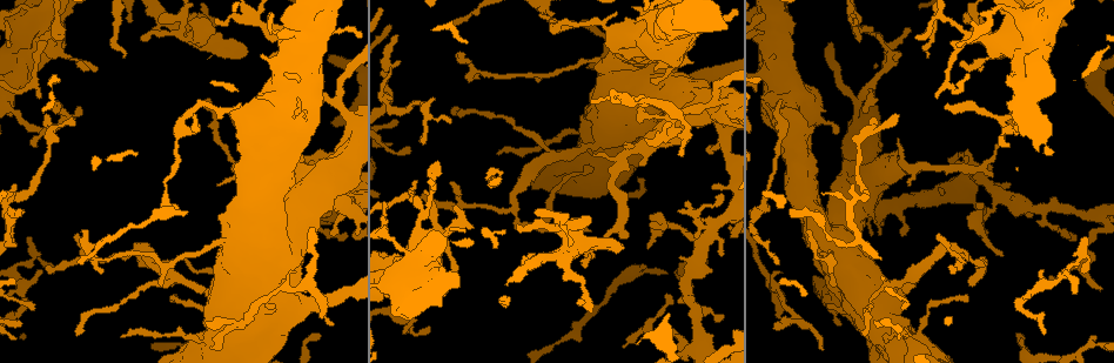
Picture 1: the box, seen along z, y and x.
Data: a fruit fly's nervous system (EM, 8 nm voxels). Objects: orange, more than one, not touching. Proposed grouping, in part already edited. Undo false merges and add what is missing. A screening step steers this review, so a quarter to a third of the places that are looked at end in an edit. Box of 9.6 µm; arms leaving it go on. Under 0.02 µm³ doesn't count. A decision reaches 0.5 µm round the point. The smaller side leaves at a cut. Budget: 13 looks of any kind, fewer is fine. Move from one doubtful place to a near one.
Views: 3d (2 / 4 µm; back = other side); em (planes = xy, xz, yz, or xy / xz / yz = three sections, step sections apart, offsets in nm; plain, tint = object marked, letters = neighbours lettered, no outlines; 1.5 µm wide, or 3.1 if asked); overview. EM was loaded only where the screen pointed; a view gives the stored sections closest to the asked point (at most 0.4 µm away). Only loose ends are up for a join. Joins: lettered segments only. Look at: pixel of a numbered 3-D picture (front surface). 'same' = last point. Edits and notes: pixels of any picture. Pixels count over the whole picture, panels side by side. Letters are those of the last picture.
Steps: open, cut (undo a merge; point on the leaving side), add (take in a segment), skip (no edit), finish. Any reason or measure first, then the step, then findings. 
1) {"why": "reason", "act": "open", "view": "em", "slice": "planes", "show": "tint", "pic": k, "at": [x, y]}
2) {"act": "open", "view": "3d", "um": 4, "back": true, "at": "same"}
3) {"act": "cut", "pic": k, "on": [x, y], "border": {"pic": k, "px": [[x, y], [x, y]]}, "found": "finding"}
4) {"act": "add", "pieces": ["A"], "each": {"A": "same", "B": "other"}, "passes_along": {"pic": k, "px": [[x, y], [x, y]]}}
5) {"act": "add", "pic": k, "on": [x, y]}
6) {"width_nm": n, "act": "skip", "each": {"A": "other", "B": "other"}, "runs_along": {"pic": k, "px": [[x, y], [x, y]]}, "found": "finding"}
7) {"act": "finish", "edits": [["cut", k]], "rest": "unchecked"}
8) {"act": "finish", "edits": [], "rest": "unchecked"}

{"why": "free end", "act": "open", "view": "em", "slice": "planes", "show": "tint", "pic": 1, "at": [332, 235]}

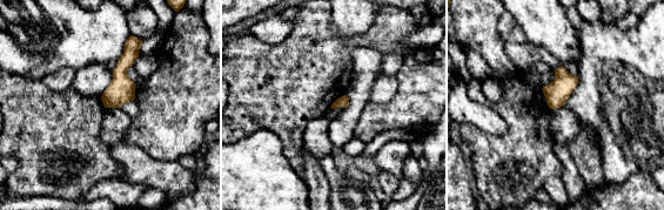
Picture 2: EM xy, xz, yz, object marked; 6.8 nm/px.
{"why": "what lies round it", "act": "open", "view": "em", "slice": "planes", "show": "letters", "at": "same"}

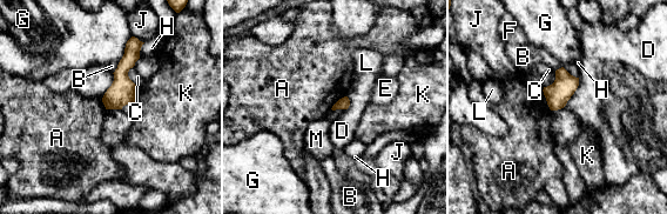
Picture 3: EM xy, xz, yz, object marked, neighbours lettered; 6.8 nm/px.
{"act": "skip", "each": {"A": "other", "B": "other", "C": "other", "D": "other", "E": "other", "F": "other", "G": "other", "H": "other", "J": "other", "K": "other", "L": "other", "M": "other"}, "border": {"pic": 3, "px": [[541, 89], [551, 111]]}, "found": "none of them fits"}

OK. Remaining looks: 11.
{"act": "open", "view": "3d", "um": 4, "pic": 1, "at": [323, 317]}

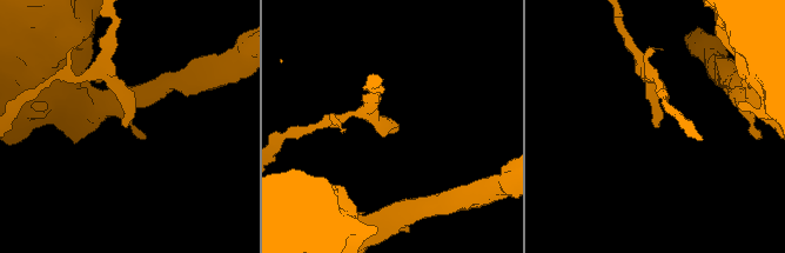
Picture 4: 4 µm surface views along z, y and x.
{"act": "open", "view": "em", "um": 3.1, "slice": "planes", "show": "letters", "pic": 4, "at": [393, 129]}

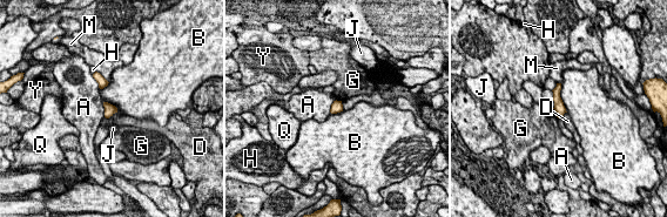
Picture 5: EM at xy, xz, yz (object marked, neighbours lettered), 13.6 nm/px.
{"width_nm": 160, "act": "skip", "each": {"A": "other", "B": "other", "D": "other", "G": "other", "H": "other", "J": "other", "M": "other", "Q": "other", "Y": "other"}, "border": {"pic": 5, "px": [[560, 83], [560, 99], [567, 112]]}, "found": "no lettered segment goes on from it"}

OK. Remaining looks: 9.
{"why": "free end", "act": "open", "view": "em", "slice": "planes", "show": "letters", "pic": 1, "at": [208, 323]}

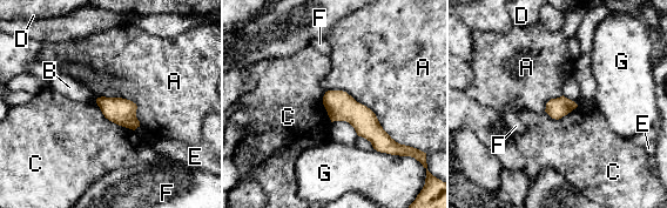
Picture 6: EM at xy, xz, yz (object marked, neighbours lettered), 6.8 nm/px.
{"act": "skip", "each": {"A": "other", "B": "other", "C": "other", "D": "other", "E": "other", "F": "other", "G": "other"}, "border": {"pic": 6, "px": [[325, 91], [345, 91], [405, 146]]}, "found": "no lettered segment goes on from it"}

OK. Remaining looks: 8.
{"why": "branch stops here", "act": "open", "view": "3d", "um": 2, "pic": 1, "at": [78, 237]}

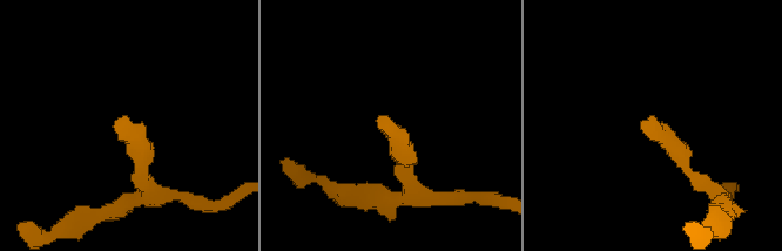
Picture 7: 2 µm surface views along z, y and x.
{"act": "open", "view": "em", "slice": "planes", "show": "plain", "pic": 7, "at": [120, 123]}

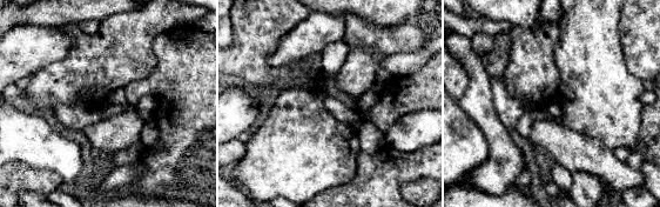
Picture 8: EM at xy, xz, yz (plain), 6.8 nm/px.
{"act": "open", "view": "em", "slice": "planes", "show": "letters", "at": "same"}

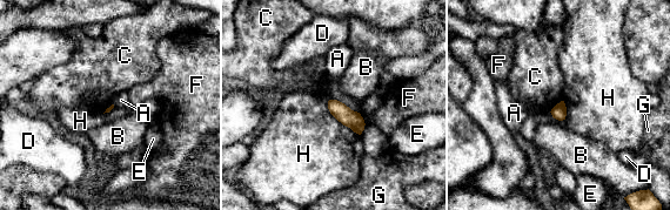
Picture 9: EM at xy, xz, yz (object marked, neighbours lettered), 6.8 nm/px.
{"longest_contact_nm": ["H", 340], "act": "skip", "each": {"A": "other", "B": "other", "C": "other", "D": "other", "E": "other", "F": "other", "G": "other", "H": "other"}, "border": {"pic": 9, "px": [[562, 100], [549, 112]]}, "found": "none of them fits"}

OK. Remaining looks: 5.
{"why": "calibre changes", "act": "open", "view": "3d", "um": 2, "pic": 1, "at": [1045, 211]}

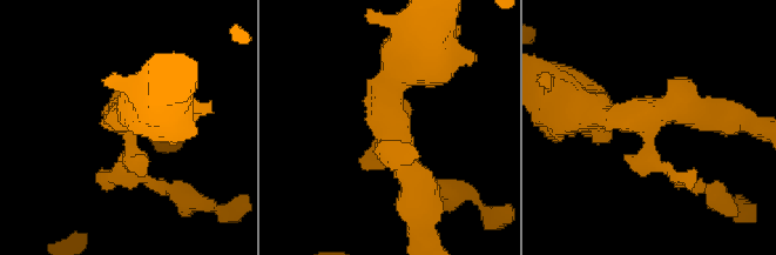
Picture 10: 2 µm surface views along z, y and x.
{"act": "open", "view": "em", "slice": "planes", "show": "tint", "pic": 10, "at": [384, 120]}

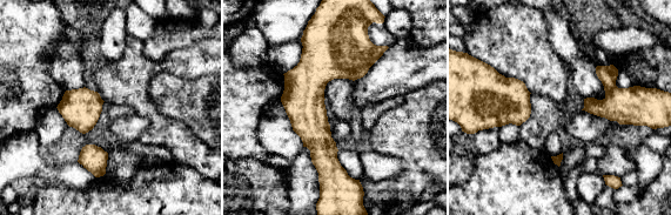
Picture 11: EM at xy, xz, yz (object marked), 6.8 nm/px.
{"why": "what lies round it", "act": "open", "view": "em", "slice": "planes", "show": "letters", "at": "same"}

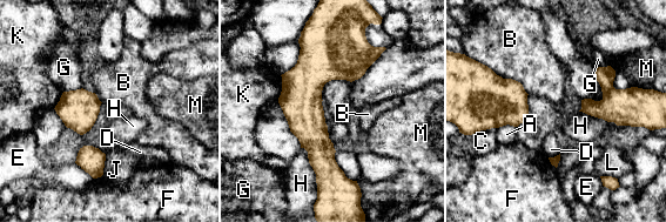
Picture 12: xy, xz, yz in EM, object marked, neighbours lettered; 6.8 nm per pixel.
{"act": "skip", "each": {"A": "other", "B": "other", "C": "other", "D": "other", "E": "other", "F": "other", "G": "other", "H": "other", "J": "other", "K": "other", "L": "other", "M": "other"}, "border": {"pic": 12, "px": [[301, 147], [315, 174], [317, 199]]}, "found": "one neuron here"}

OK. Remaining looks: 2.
{"act": "finish", "edits": [], "rest": "unchecked"}

